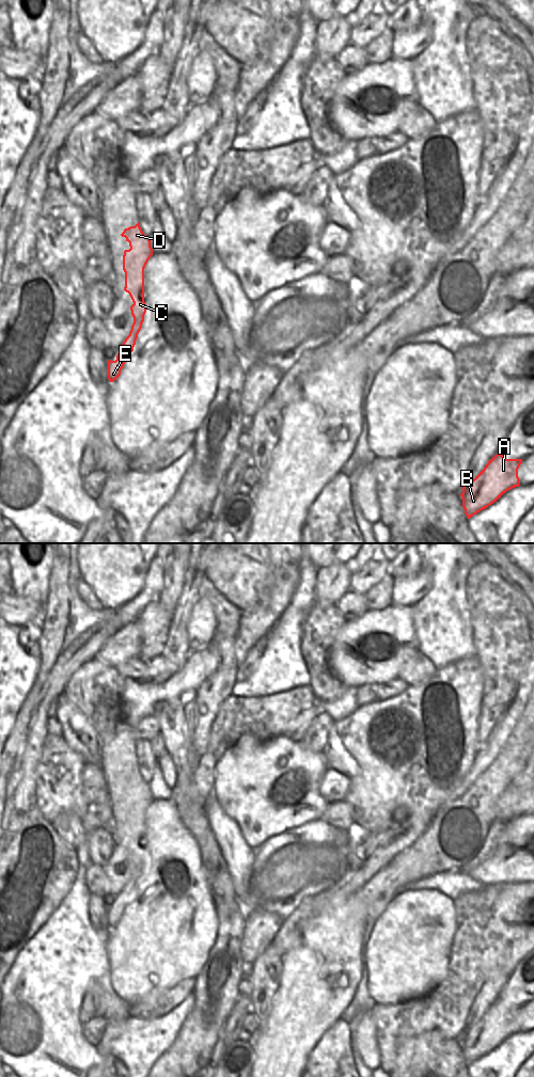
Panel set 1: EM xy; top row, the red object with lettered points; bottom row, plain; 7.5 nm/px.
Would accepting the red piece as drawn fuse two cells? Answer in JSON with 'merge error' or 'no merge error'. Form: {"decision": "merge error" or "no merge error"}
{"decision": "merge error"}

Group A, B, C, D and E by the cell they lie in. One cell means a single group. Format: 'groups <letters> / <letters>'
groups A B E / C D

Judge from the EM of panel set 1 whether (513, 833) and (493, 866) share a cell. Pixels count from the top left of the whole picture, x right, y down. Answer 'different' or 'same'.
same

